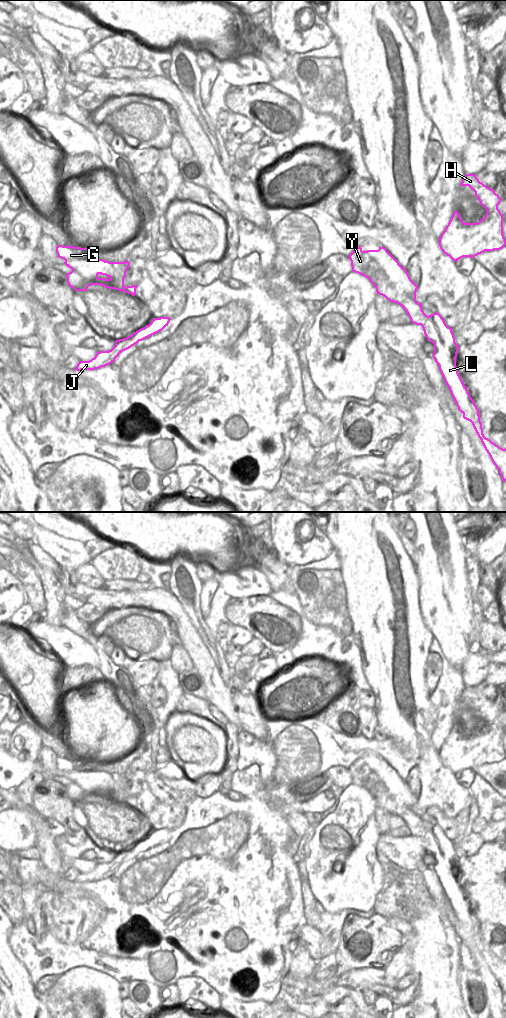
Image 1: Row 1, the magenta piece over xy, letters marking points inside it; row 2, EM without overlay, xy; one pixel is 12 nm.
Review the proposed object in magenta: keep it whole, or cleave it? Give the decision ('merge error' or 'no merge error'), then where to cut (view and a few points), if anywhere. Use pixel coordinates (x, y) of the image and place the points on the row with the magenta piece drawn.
merge error; cut xy (366, 276), (385, 274), (391, 284)

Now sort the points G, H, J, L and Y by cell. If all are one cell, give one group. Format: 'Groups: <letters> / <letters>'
Groups: G H J / L Y

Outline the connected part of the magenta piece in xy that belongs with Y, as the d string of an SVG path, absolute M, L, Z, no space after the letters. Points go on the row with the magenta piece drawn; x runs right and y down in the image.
M357 247L349 256L352 271L364 277L386 274L391 281L384 297L390 302L403 307L411 323L421 325L428 341L434 344L433 358L439 366L443 379L451 395L463 414L470 421L480 438L493 464L499 470L502 481L506 482L506 449L503 449L486 438L480 421L480 411L470 397L456 366L459 346L455 342L452 328L448 327L437 312L427 316L422 304L416 301L416 285L407 270L387 251L385 247L378 250L363 251Z

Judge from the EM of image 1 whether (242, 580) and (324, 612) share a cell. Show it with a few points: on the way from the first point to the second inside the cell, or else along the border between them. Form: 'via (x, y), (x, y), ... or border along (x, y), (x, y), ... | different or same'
border along (260, 568), (272, 589) | different

